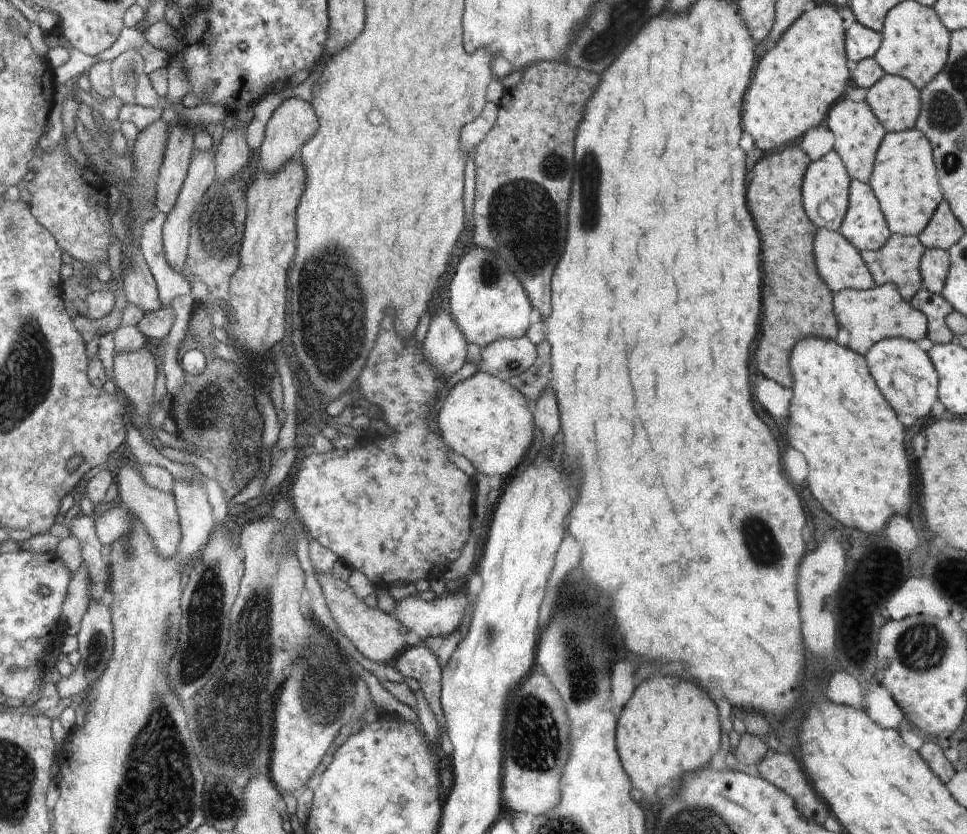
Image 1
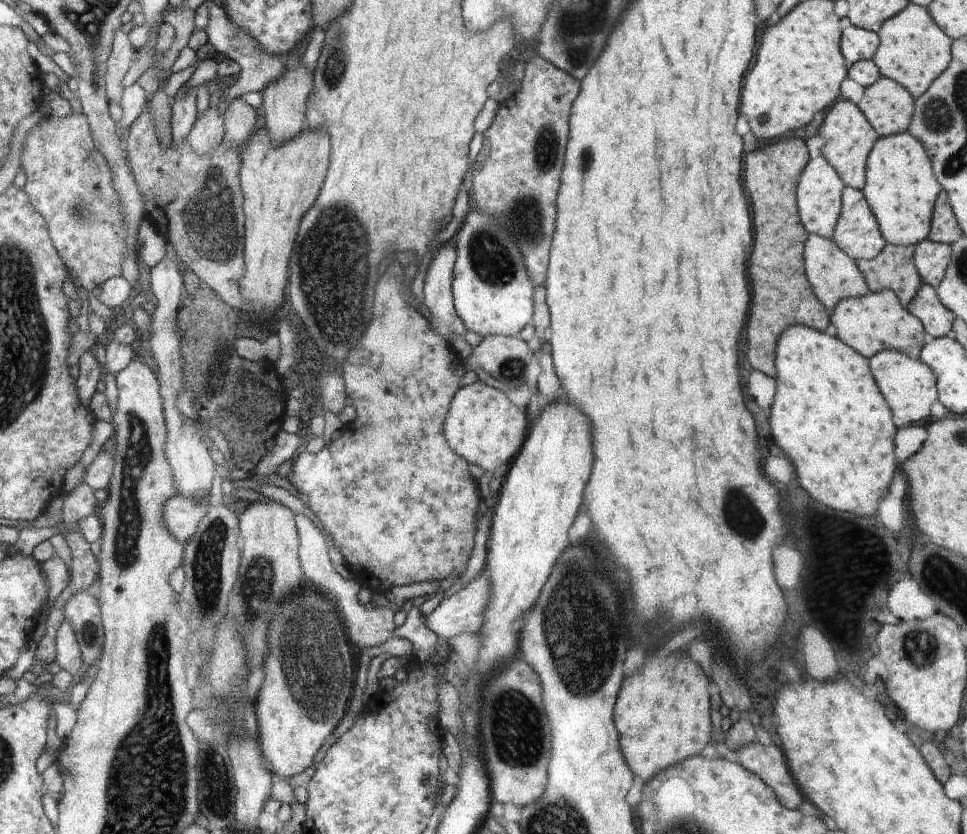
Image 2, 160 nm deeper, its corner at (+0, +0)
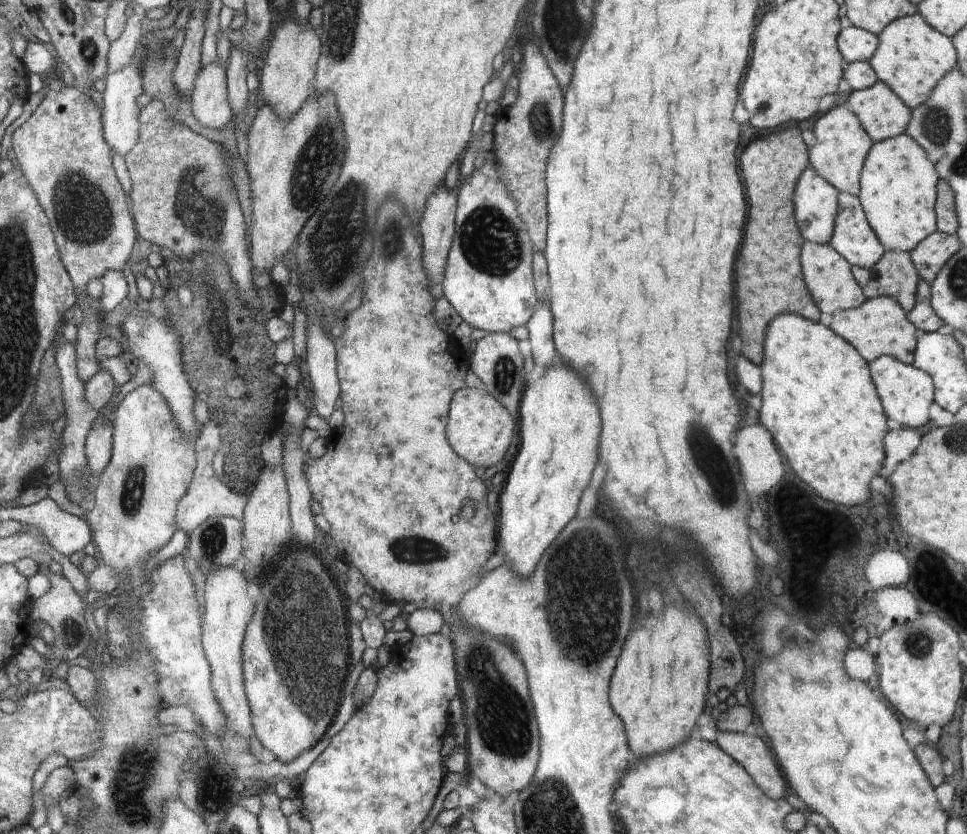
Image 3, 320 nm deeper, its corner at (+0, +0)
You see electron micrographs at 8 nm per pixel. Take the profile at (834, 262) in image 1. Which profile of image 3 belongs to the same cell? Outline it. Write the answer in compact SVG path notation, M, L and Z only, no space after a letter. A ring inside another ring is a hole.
M806 241L802 246L801 261L809 290L824 314L834 316L840 310L862 306L868 300L862 286L853 277L850 262L829 244Z

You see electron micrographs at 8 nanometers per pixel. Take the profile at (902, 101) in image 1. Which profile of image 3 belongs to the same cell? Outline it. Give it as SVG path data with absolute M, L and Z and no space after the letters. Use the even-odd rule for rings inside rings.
M882 81L867 89L852 90L845 106L857 114L874 144L904 134L911 119L907 104Z

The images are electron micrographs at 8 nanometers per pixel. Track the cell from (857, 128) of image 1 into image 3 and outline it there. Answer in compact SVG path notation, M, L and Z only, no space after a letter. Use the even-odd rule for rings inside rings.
M844 104L835 106L818 118L813 128L815 145L810 147L810 164L816 172L832 183L840 193L855 197L861 192L860 176L864 170L865 158L872 150L874 142L861 125L857 114Z

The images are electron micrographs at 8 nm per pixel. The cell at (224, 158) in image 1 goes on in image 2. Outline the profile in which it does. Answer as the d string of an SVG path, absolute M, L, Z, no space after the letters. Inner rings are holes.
M241 96L229 102L224 117L225 133L222 145L234 143L237 148L240 148L257 131L255 109Z

